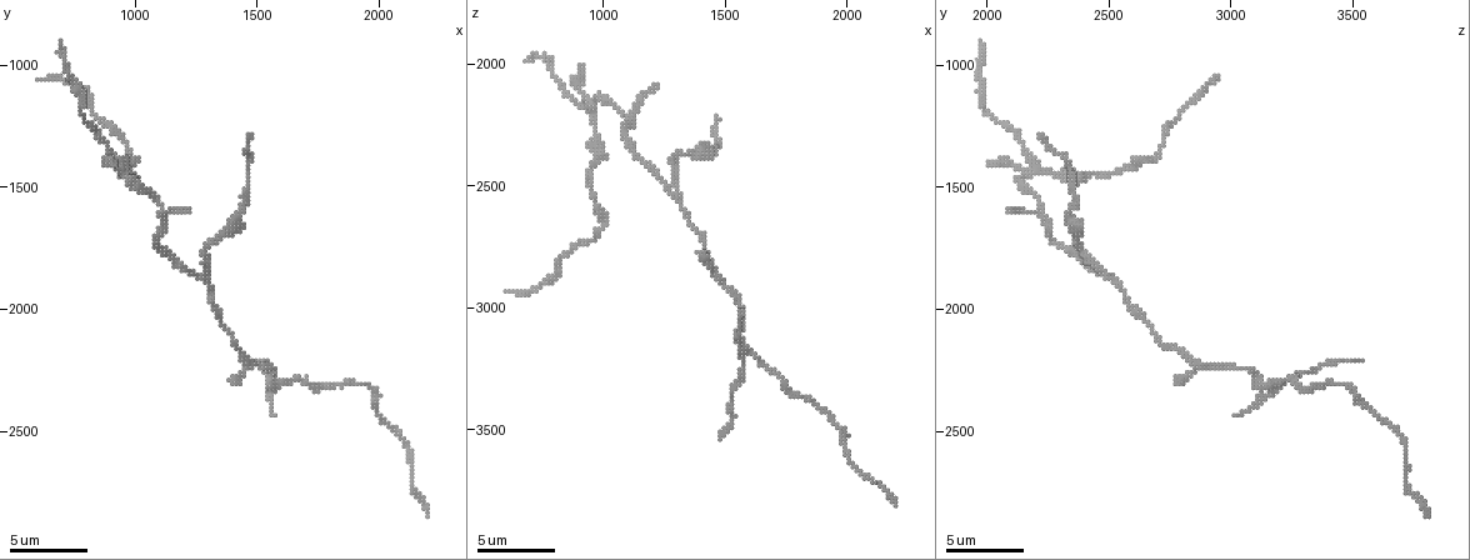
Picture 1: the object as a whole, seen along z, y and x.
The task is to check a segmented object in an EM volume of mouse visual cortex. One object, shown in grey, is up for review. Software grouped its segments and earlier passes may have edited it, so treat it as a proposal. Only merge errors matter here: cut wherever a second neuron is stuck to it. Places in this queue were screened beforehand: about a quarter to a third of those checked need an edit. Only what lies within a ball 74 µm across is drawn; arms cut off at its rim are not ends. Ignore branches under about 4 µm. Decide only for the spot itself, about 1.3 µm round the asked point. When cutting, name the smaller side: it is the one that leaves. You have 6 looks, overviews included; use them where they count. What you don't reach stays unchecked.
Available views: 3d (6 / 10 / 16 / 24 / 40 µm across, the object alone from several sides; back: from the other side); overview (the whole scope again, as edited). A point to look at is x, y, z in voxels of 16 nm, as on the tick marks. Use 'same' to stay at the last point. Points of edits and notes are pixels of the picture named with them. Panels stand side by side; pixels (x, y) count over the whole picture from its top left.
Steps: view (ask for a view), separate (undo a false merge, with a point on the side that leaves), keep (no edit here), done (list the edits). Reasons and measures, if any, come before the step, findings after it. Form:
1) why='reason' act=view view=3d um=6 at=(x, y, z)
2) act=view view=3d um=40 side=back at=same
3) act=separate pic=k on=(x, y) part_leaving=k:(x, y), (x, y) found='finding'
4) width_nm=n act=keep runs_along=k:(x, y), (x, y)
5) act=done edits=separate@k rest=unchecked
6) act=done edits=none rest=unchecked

why='three-way junction' act=view view=3d um=16 at=(1270, 1860, 2510)

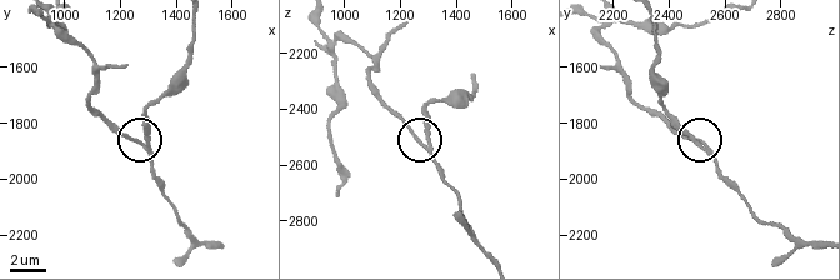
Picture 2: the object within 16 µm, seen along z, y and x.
width_nm=200 act=separate pic=2 on=(145, 134) part_leaving=2:(149, 151), (148, 108), (186, 59), (194, 23) found='a second neuron is stuck on'

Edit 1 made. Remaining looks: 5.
act=view view=overview

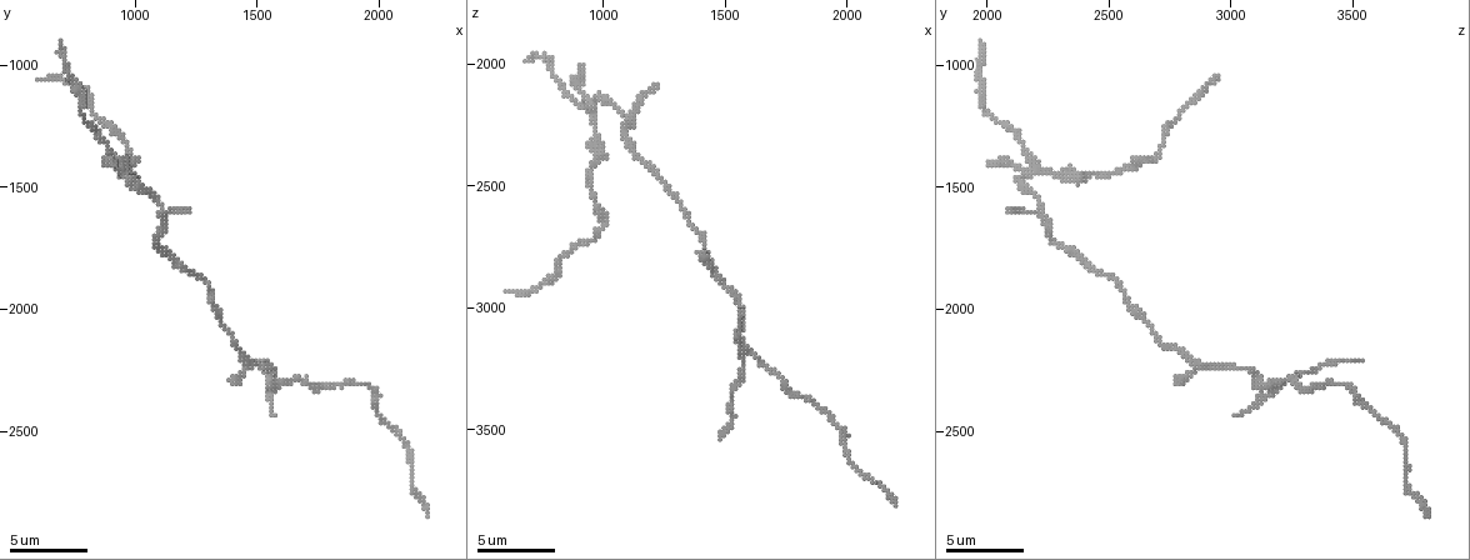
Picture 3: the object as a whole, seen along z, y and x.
why='four arms meet' act=view view=3d um=10 at=(950, 1410, 2210)

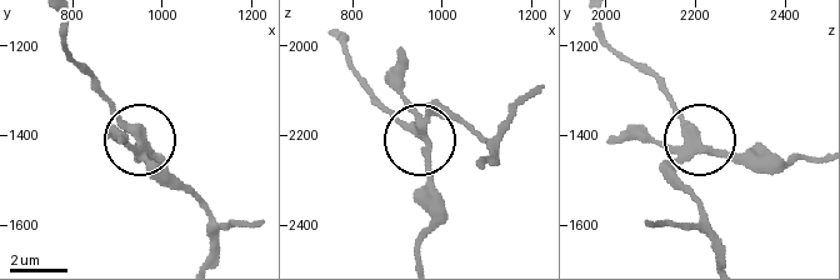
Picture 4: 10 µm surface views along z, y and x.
why='from behind' act=view view=3d um=10 side=back at=(955, 1410, 2205)

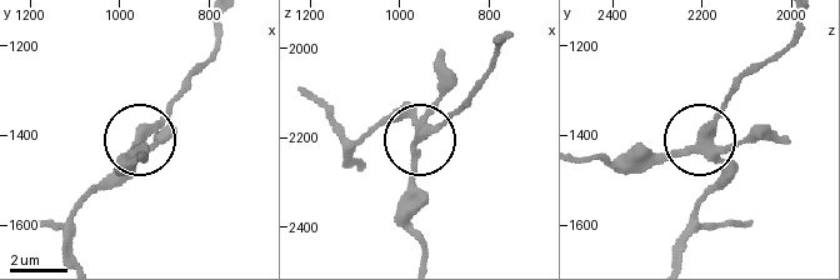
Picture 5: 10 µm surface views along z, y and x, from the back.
side_arm_um=11 act=separate pic=5 on=(160, 143) part_leaving=5:(708, 148), (581, 160) found='a second neuron is stuck on'

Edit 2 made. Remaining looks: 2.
act=done edits=separate@2,separate@5 rest=unchecked

